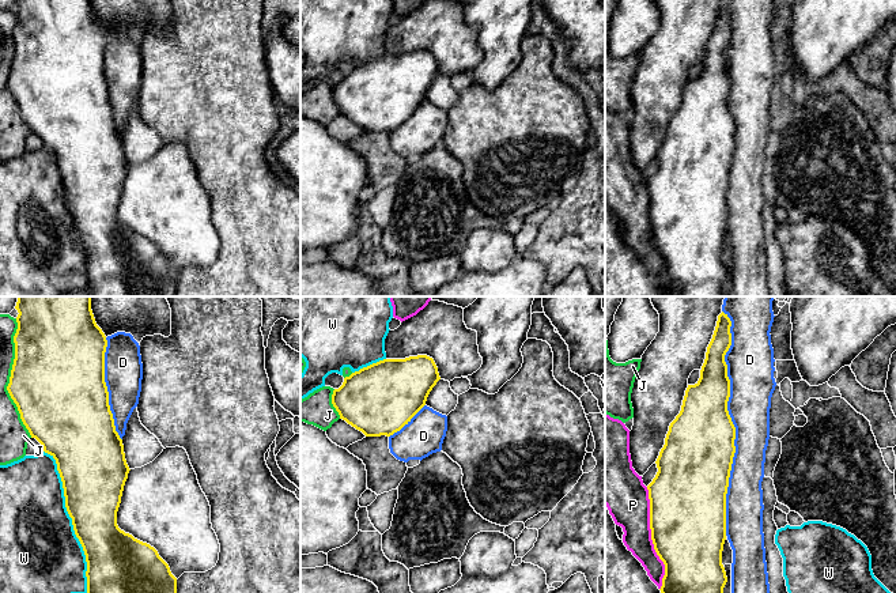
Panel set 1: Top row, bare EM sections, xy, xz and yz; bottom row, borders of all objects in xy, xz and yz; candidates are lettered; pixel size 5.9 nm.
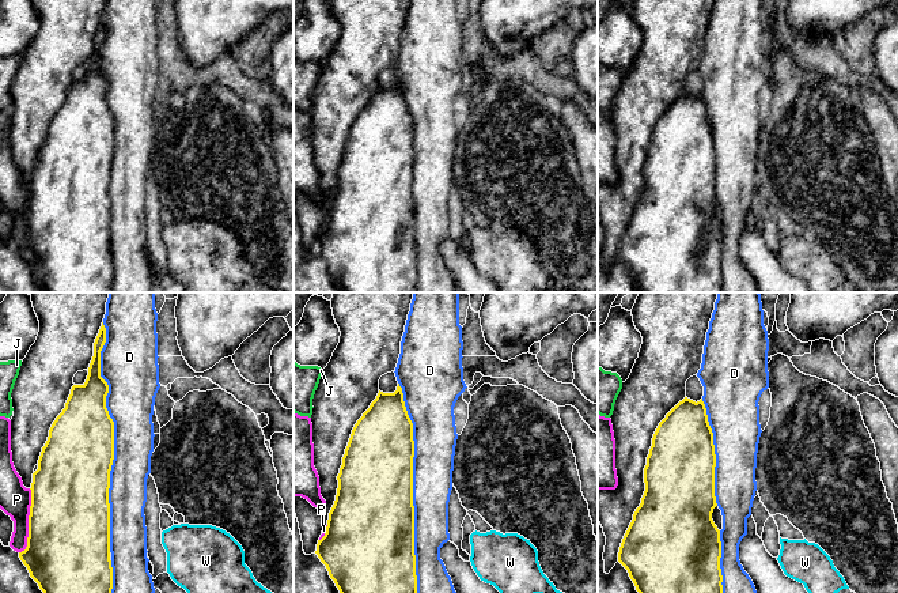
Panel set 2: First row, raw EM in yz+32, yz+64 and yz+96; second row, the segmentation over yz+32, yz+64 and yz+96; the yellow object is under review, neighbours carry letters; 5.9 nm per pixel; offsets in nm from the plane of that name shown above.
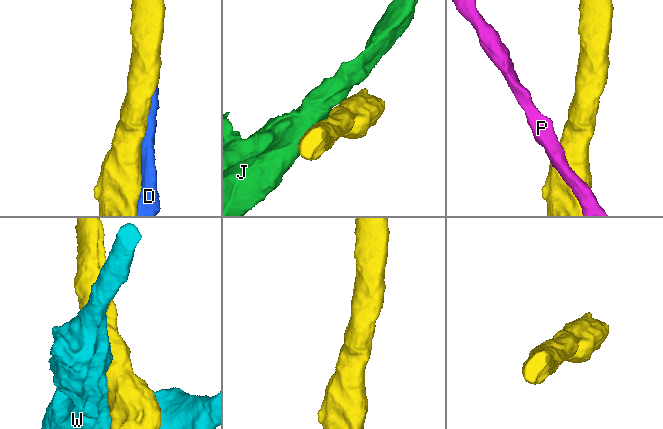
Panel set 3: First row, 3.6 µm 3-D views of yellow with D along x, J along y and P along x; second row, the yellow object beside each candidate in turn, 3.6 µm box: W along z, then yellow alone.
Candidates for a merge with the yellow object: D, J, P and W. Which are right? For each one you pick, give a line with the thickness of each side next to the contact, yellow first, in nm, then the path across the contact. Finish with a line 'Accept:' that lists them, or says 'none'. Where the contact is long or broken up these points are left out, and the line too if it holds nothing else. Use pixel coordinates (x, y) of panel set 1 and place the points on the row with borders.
D: 420/260 nm
Accept: D

